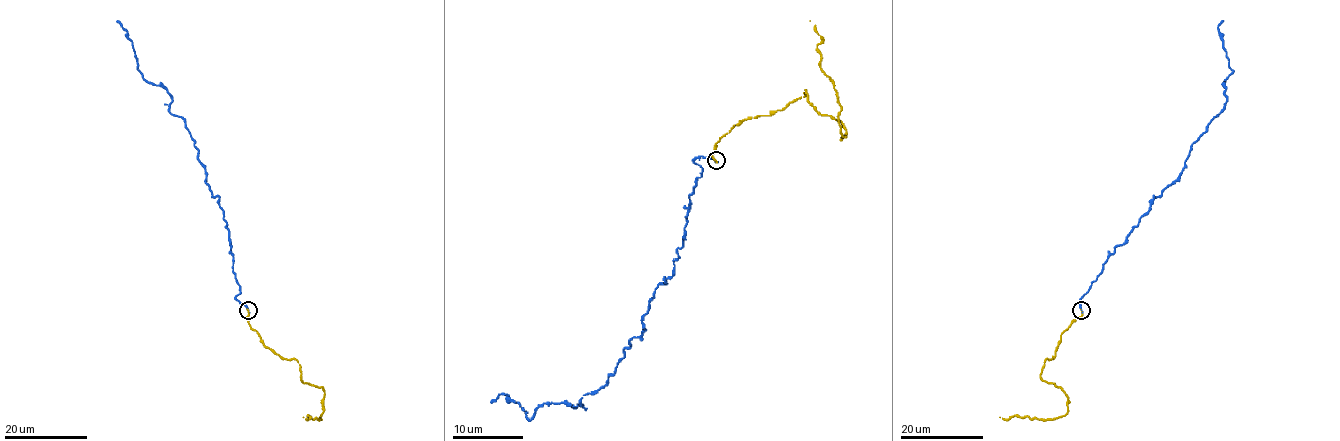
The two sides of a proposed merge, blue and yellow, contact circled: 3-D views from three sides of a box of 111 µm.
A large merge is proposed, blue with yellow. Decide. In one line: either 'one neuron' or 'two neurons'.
one neuron

